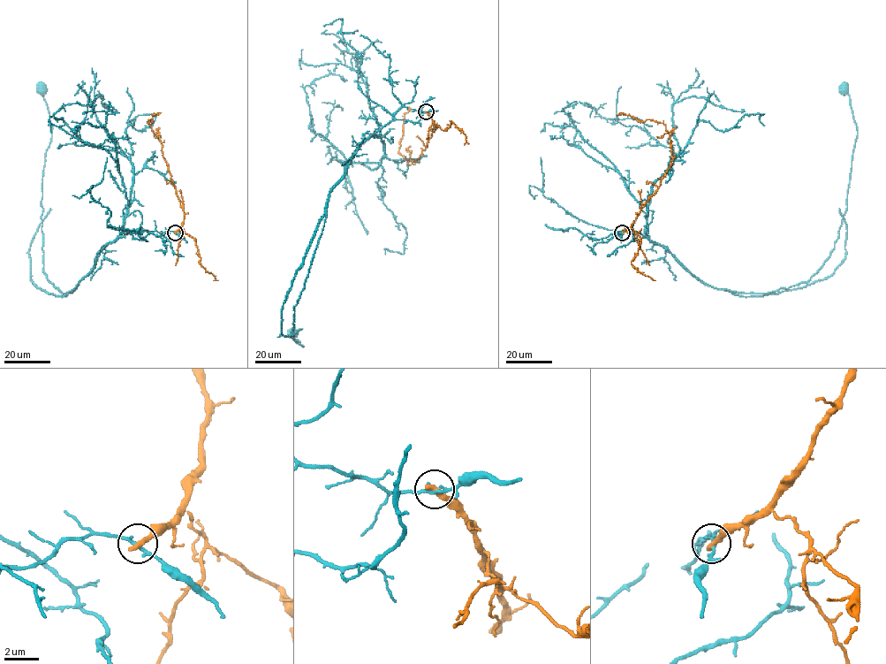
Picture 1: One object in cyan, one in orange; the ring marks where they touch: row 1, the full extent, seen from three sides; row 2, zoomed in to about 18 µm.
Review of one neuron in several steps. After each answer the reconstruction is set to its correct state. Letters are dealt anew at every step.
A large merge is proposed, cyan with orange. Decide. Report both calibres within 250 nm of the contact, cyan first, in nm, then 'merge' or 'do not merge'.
180 nm thick on the cyan side, 380 nm on the other; do not merge

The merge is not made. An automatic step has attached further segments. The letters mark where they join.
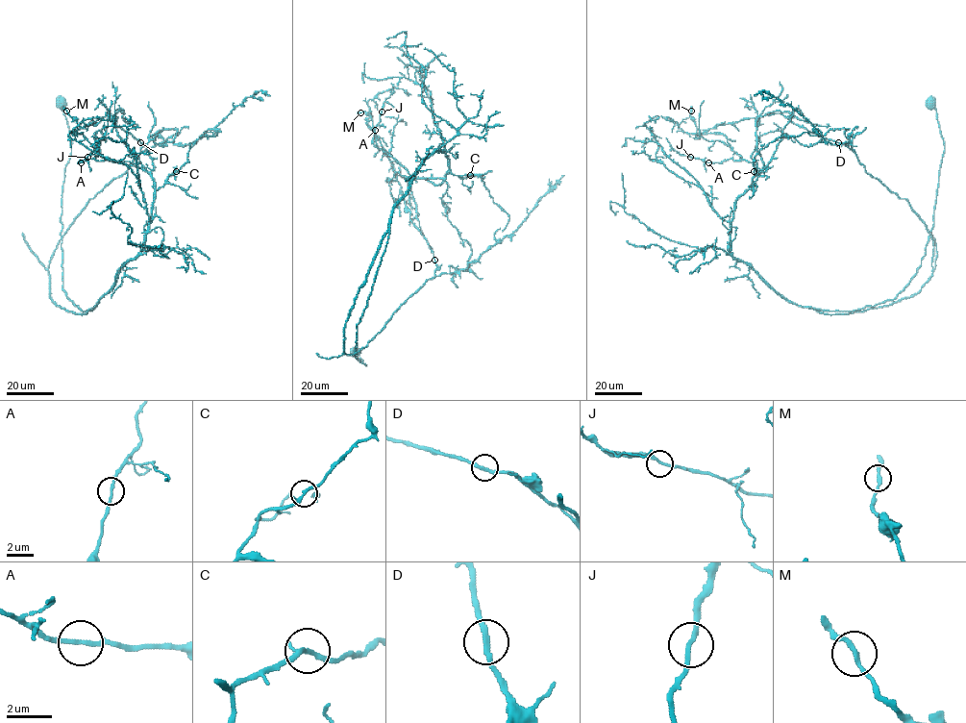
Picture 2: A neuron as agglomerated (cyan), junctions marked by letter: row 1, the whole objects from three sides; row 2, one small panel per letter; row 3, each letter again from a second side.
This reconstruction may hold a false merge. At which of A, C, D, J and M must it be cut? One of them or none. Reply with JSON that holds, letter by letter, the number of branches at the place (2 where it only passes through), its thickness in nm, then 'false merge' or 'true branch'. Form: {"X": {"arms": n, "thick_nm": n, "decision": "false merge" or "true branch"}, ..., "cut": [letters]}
{"A": {"arms": 2, "thick_nm": 200, "decision": "true branch"}, "C": {"arms": 2, "thick_nm": 220, "decision": "true branch"}, "D": {"arms": 2, "thick_nm": 240, "decision": "true branch"}, "J": {"arms": 2, "thick_nm": 200, "decision": "true branch"}, "M": {"arms": 2, "thick_nm": 220, "decision": "true branch"}, "cut": []}

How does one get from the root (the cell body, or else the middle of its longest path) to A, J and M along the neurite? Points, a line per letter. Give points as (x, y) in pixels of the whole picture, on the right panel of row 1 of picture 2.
A: (930, 102), (933, 228), (874, 306), (797, 306), (736, 260), (756, 163), (707, 162)
J: (930, 102), (944, 153), (926, 255), (894, 298), (851, 311), (790, 303), (736, 260), (756, 163), (690, 157)
M: (930, 102), (944, 153), (926, 255), (894, 298), (851, 311), (790, 303), (730, 254), (756, 163), (691, 111)

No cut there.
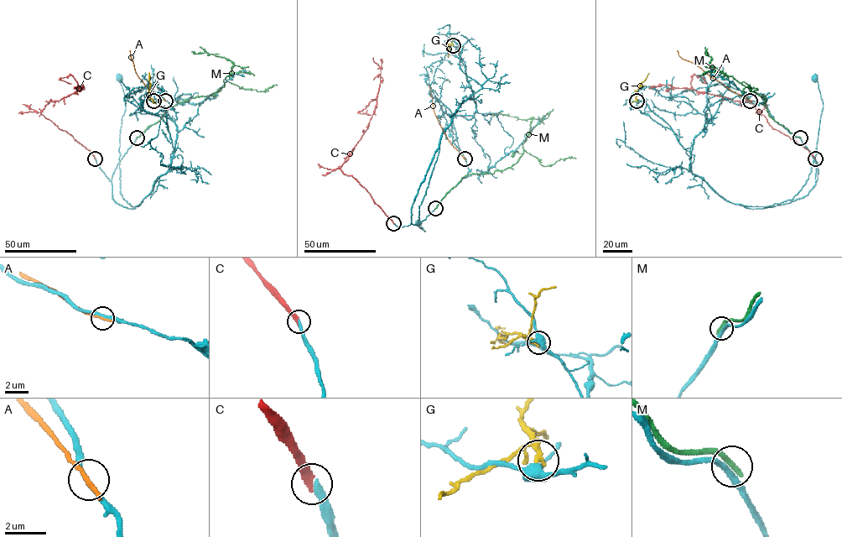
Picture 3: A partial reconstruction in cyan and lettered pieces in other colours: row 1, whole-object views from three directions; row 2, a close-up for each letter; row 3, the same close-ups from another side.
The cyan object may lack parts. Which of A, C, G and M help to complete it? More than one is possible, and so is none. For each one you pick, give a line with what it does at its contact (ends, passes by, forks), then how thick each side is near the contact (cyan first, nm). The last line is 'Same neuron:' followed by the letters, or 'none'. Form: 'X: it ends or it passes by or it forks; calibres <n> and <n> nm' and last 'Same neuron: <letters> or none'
C: it ends; calibres 280 and 300 nm
Same neuron: C

